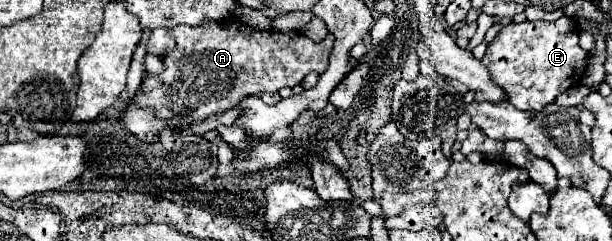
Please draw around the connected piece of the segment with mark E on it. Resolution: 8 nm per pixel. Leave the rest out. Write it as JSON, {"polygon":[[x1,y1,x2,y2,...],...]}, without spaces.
{"polygon":[[571,17,557,21,509,23,487,45,481,63,491,71,493,81,505,89,509,103,521,111,541,111,555,101,557,95,577,85,587,69,589,53,579,47,577,25]]}

